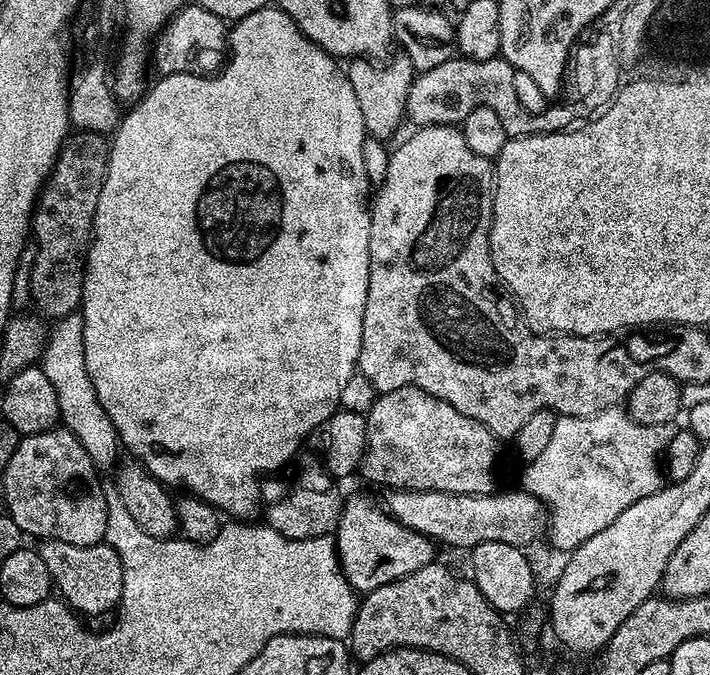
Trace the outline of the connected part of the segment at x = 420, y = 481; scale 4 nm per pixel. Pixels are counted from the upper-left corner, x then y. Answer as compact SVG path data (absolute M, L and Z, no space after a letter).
M399 388L377 395L372 409L366 413L366 450L362 473L376 484L385 484L388 490L438 490L454 494L481 496L493 491L496 484L496 444L498 438L482 422L454 410L450 402L434 398L421 388Z

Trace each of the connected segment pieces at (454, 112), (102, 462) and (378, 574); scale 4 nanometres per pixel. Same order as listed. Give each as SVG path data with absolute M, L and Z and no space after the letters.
M451 58L441 65L436 65L432 70L419 73L412 81L409 96L406 98L405 110L407 119L413 120L413 125L425 128L435 124L451 124L453 126L463 125L466 114L475 108L489 108L494 114L504 116L506 110L503 108L504 100L499 96L500 88L510 90L514 86L513 68L509 60L497 58L495 60L465 60L463 58Z
M79 314L59 317L55 321L56 324L51 325L50 331L47 333L44 341L44 354L40 357L38 364L43 368L46 378L50 378L50 386L54 386L54 395L58 397L58 410L63 427L70 430L70 434L74 434L74 438L78 438L78 442L82 442L82 446L86 449L86 454L90 454L90 462L94 462L97 470L115 469L118 464L116 455L122 452L120 436L116 433L114 422L110 422L110 414L106 414L106 410L102 410L102 402L98 402L98 394L94 390L94 382L90 382L90 373L86 370L86 354L84 353L84 343L82 342L82 330L84 329L84 318Z
M356 492L345 499L344 509L334 533L336 554L340 557L340 568L357 593L367 594L386 586L422 566L437 559L437 545L428 536L407 528L383 507L380 508L364 492Z

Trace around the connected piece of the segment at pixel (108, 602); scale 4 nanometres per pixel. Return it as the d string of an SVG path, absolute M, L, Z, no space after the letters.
M46 539L37 545L37 552L51 574L53 587L61 599L84 614L98 616L119 605L122 590L121 559L106 542L94 546L71 546L70 542Z

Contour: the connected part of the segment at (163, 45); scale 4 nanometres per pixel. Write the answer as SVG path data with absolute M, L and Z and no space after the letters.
M198 2L185 3L178 9L155 37L150 56L160 76L181 72L191 76L211 76L219 73L230 52L230 28L218 14L210 14Z

